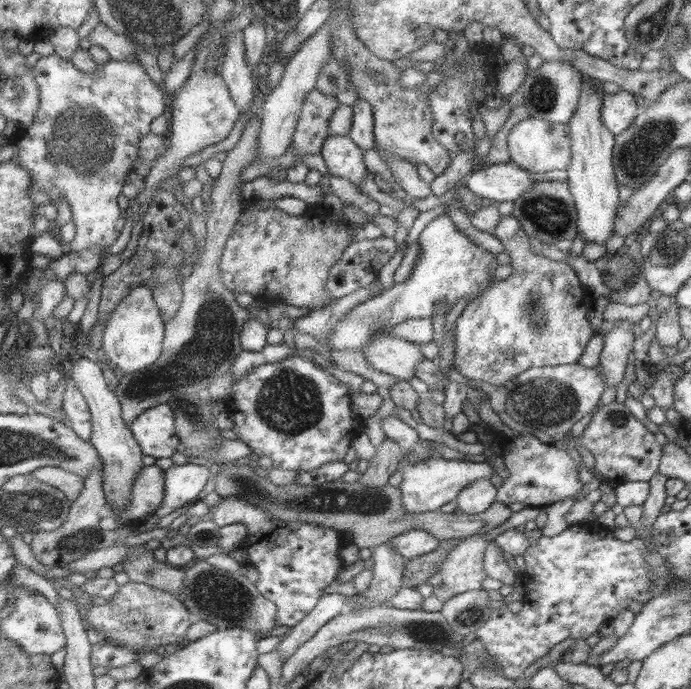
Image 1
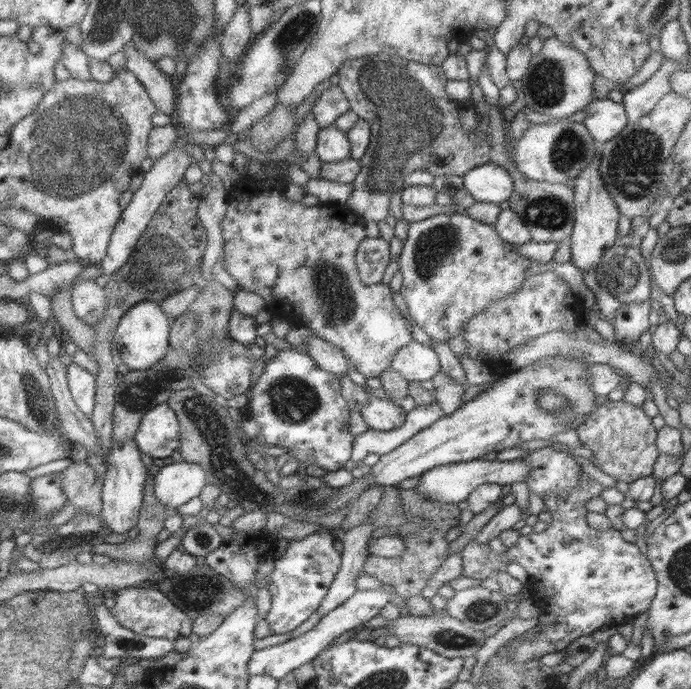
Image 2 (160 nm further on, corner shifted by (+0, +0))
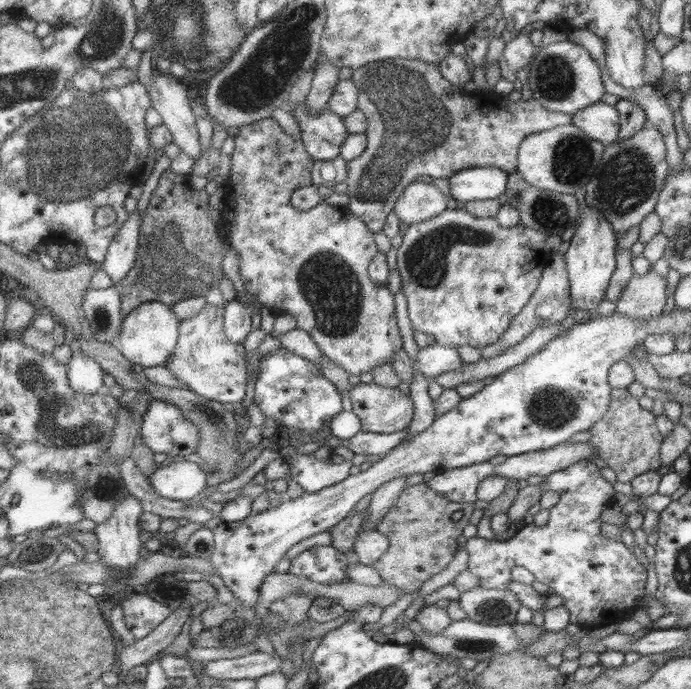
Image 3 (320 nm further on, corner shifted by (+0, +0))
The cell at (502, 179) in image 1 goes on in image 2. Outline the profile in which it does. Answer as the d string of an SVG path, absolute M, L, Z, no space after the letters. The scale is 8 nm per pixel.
M493 162L475 166L462 176L464 189L475 201L499 204L513 192L513 181L507 171Z

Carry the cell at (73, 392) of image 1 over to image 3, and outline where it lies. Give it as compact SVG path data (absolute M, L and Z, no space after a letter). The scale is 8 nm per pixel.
M81 352L72 354L65 364L68 368L68 381L76 393L95 394L104 390L104 370L89 356Z

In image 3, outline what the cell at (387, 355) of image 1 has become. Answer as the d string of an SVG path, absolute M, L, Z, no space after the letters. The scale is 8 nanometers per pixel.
M433 344L417 352L414 370L417 369L427 378L460 368L464 364L455 347Z

